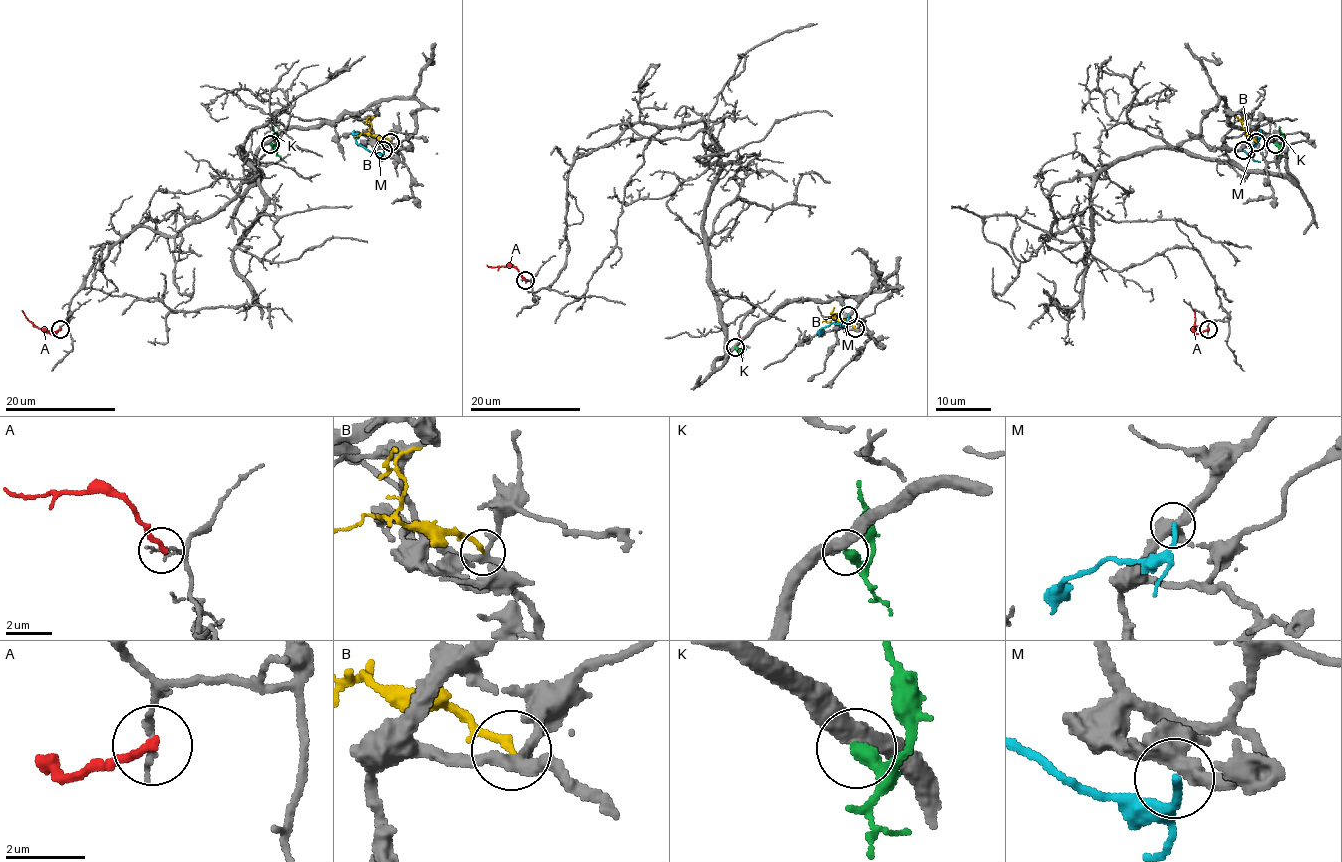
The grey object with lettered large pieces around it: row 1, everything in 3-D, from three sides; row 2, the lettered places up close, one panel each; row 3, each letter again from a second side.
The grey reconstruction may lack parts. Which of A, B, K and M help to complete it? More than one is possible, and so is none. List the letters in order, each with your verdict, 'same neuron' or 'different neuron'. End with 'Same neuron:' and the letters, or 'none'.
A: different neuron
B: different neuron
K: different neuron
M: different neuron
Same neuron: none

